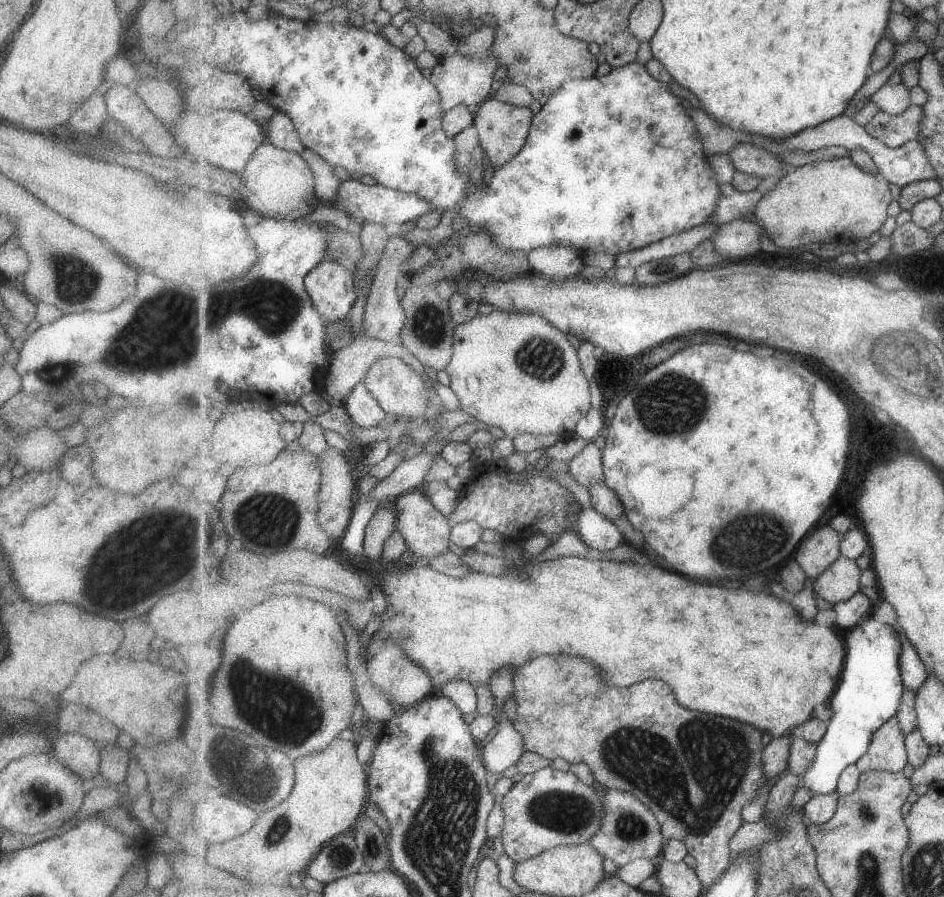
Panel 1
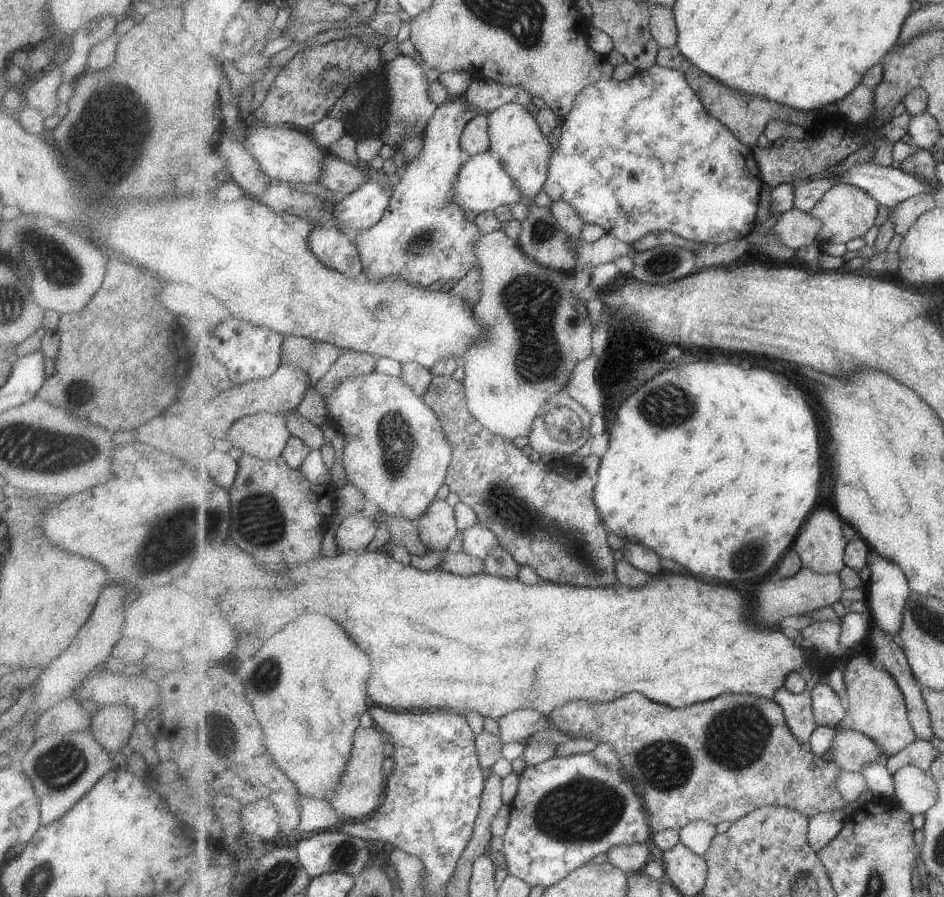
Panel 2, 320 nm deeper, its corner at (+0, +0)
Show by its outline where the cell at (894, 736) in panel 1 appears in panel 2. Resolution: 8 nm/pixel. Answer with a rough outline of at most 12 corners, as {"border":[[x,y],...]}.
{"border":[[874,658],[846,667],[850,729],[891,758],[918,740],[904,693]]}

